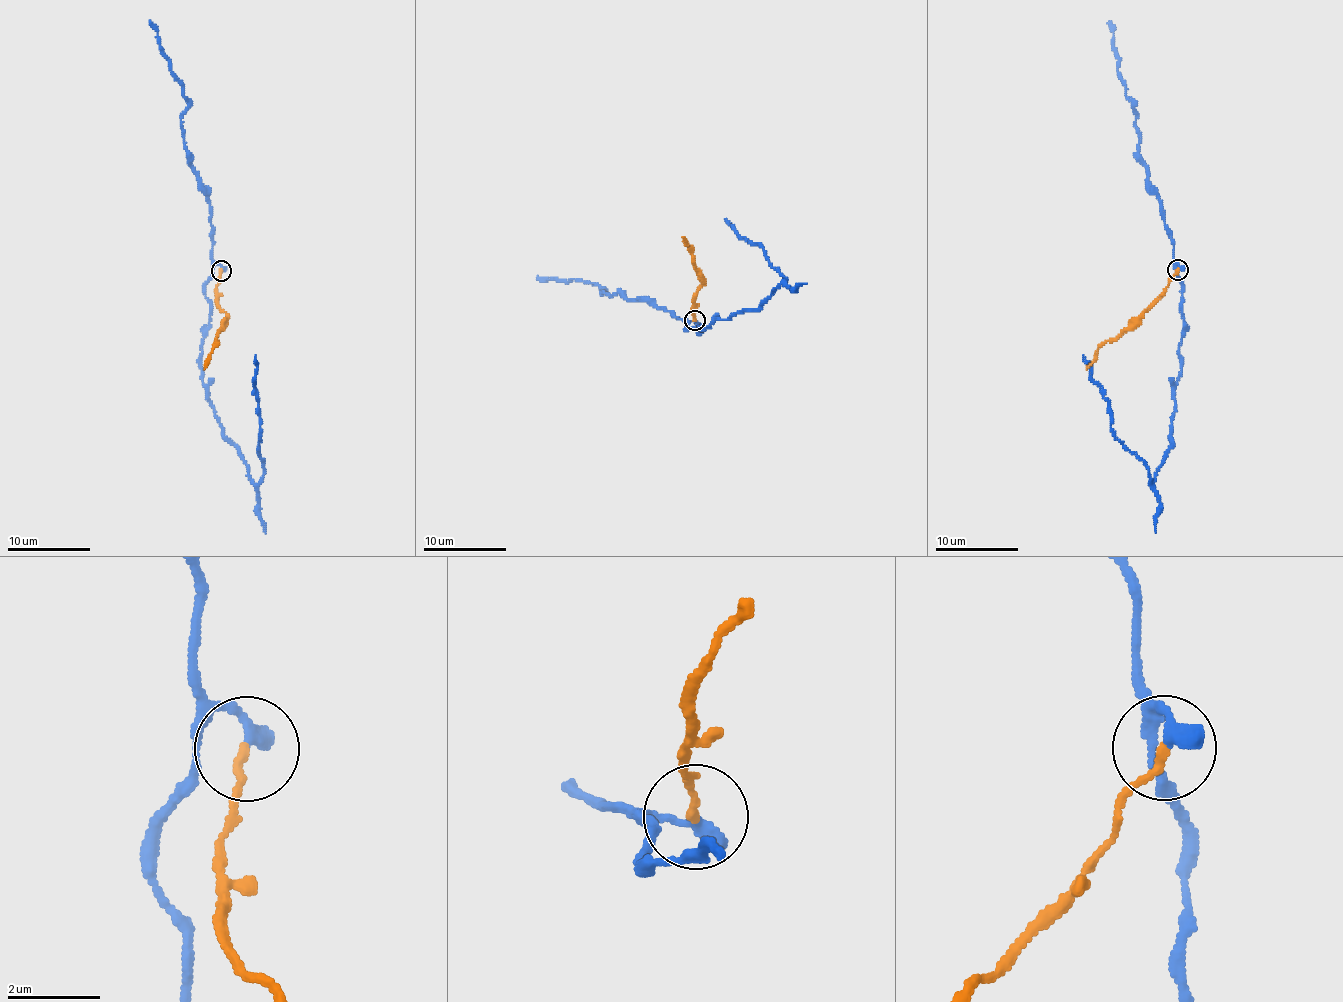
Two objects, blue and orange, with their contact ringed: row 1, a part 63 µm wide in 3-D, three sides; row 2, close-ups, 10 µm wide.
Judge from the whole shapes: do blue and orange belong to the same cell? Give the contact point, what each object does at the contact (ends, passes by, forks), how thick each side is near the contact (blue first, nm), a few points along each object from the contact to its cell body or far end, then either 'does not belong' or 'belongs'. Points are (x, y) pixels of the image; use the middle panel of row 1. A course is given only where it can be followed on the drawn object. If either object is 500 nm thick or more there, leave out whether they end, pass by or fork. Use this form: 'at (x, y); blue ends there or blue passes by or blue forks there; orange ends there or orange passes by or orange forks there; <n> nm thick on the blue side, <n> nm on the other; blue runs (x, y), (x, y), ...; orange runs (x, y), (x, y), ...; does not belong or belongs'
at (695, 320); blue ends there; orange ends there; 360 nm thick on the blue side, 170 nm on the other; blue runs (695, 321), (686, 321), (686, 329), (755, 311), (785, 277), (762, 247), (724, 219); orange runs (695, 321), (694, 302), (703, 281), (683, 237); does not belong

